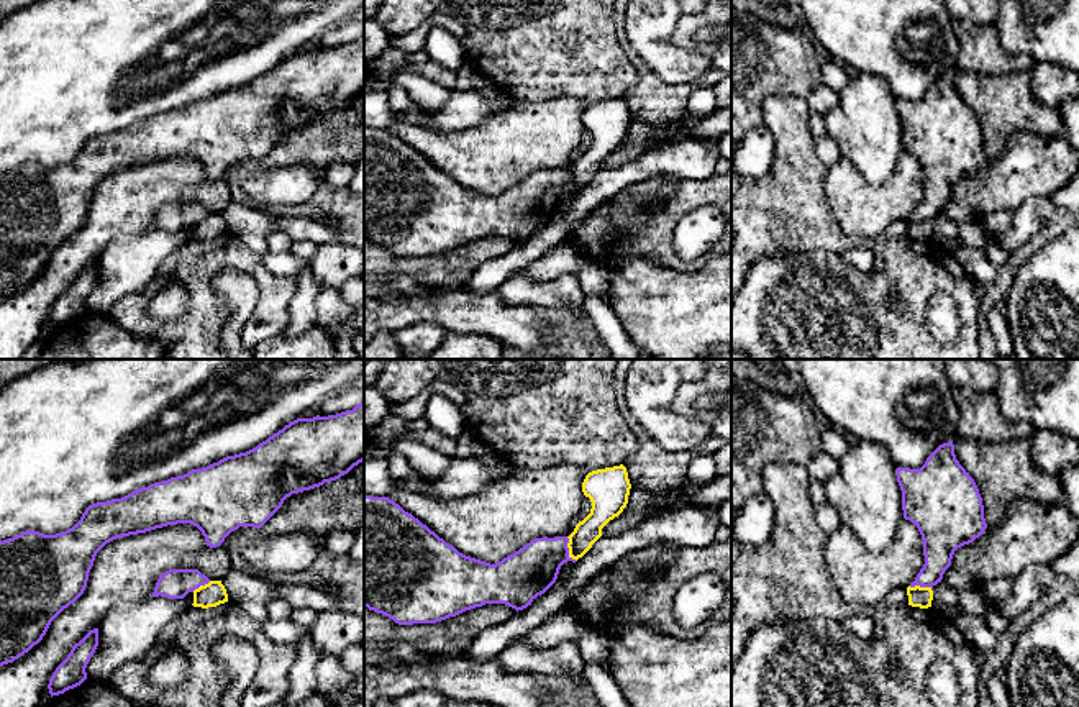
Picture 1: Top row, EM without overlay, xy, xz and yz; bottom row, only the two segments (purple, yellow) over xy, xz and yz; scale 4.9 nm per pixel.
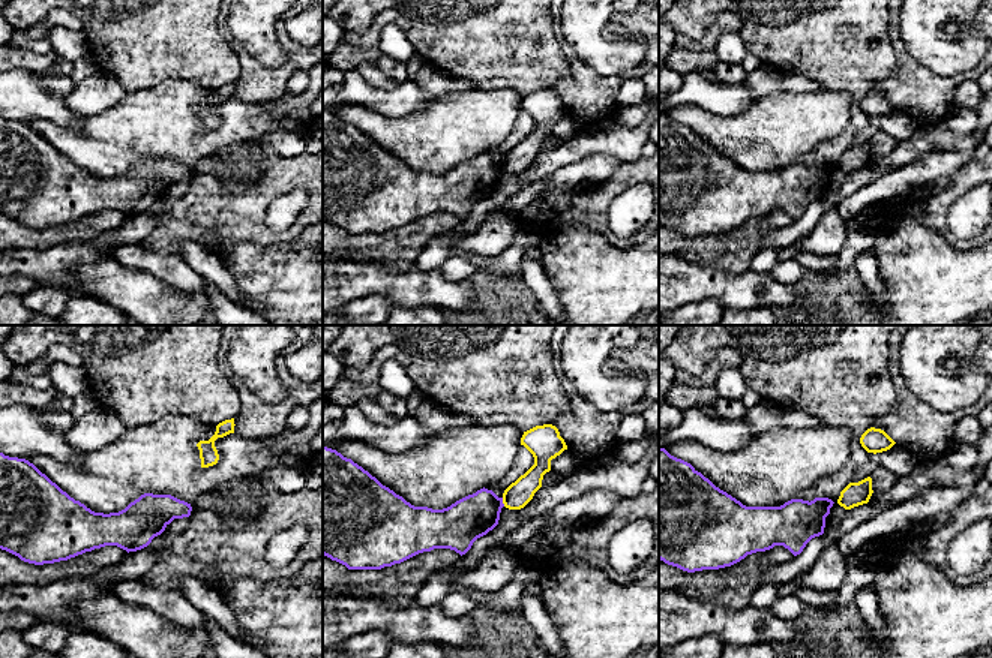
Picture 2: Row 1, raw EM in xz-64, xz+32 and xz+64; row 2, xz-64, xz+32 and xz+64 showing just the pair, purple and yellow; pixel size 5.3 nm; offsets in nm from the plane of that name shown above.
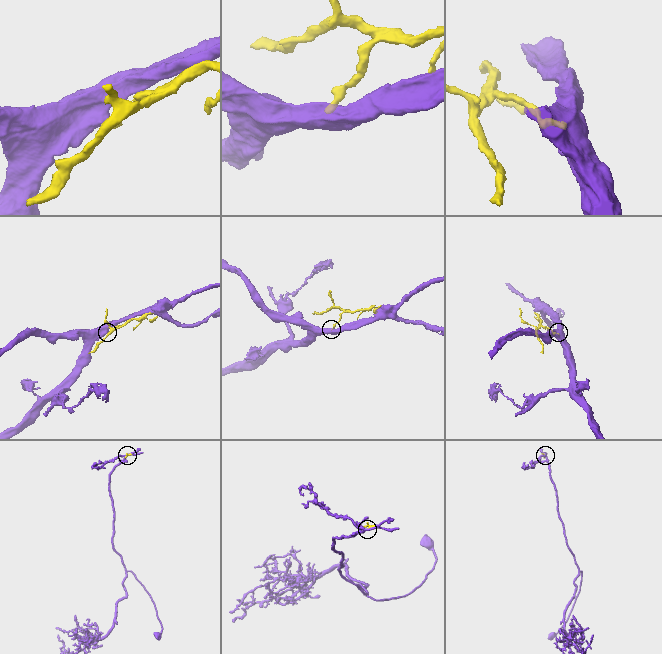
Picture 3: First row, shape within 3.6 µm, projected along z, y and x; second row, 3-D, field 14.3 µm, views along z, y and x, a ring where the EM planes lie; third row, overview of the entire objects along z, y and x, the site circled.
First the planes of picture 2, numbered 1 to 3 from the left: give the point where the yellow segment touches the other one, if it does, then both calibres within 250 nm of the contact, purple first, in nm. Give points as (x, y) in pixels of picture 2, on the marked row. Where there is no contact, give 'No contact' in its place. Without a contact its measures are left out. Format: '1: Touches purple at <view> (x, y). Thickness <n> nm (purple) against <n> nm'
1: No contact
2: Touches purple at xz+32 (502, 502). Thickness 240 nm (purple) against 140 nm
3: No contact

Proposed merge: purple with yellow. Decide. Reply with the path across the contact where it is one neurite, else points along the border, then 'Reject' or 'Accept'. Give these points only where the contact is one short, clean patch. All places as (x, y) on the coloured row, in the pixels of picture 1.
Boundary: xz (566, 537), (569, 555), (576, 560). Reject

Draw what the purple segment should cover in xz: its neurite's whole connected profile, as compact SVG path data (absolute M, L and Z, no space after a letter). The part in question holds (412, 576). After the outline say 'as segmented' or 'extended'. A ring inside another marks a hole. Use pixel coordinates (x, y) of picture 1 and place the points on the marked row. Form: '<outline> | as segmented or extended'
M364 495L364 607L398 625L436 623L485 604L505 604L518 612L556 582L564 563L576 563L569 556L567 543L567 536L535 538L513 554L490 564L459 553L389 497Z | as segmented

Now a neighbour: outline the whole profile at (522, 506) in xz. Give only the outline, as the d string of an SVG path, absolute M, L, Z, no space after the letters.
M513 469L476 495L435 499L398 490L389 499L459 553L495 564L535 538L569 536L584 505L587 469Z

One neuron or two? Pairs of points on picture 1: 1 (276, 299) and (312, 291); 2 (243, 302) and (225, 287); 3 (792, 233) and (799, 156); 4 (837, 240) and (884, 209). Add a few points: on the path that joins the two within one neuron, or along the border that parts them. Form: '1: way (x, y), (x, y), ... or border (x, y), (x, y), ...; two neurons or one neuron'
1: border (297, 278), (289, 322), (281, 332); two neurons
2: way (238, 297), (230, 289); one neuron
3: way (792, 214), (792, 191), (797, 176); one neuron
4: border (827, 199), (835, 220), (848, 235), (883, 237); two neurons

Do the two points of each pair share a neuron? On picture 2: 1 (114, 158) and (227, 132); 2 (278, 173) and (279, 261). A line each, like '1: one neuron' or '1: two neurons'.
1: one neuron
2: two neurons

